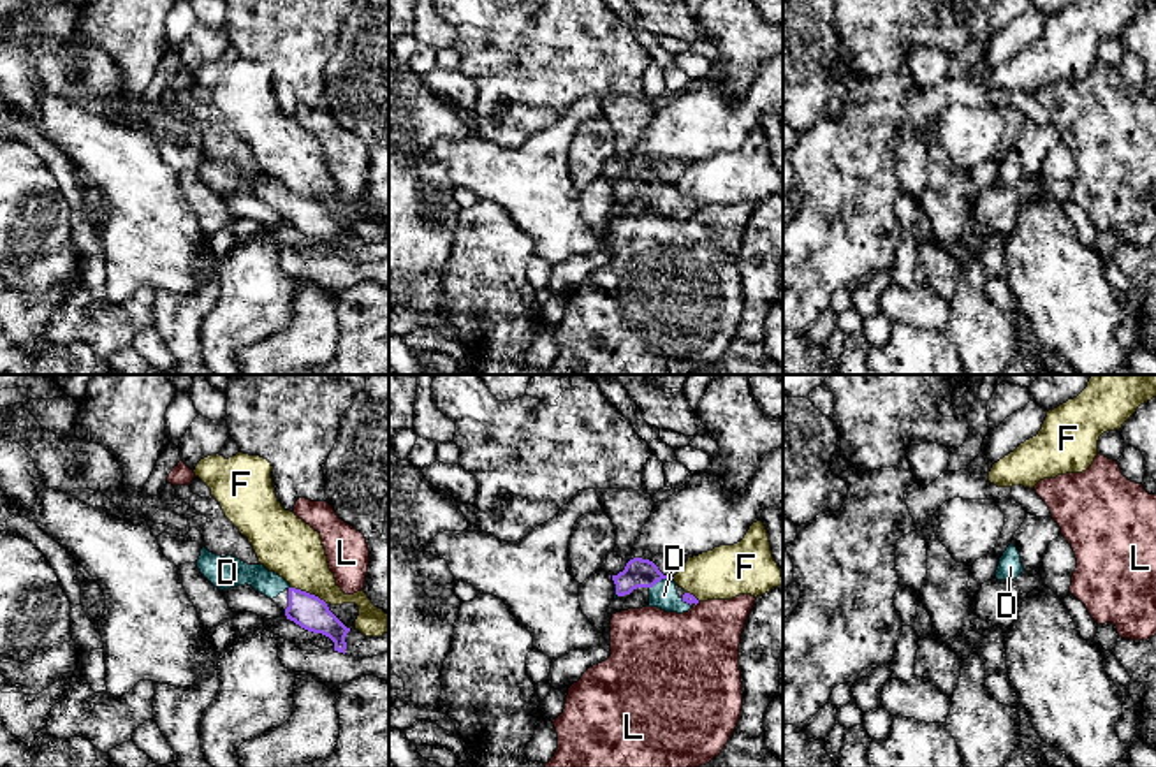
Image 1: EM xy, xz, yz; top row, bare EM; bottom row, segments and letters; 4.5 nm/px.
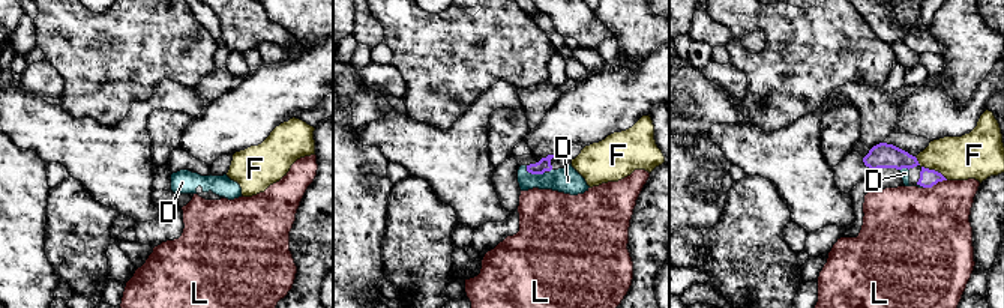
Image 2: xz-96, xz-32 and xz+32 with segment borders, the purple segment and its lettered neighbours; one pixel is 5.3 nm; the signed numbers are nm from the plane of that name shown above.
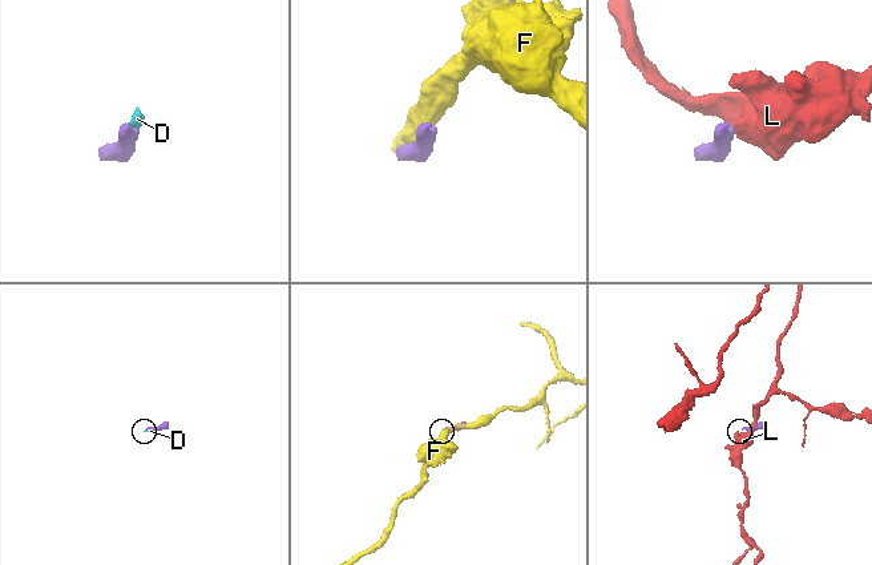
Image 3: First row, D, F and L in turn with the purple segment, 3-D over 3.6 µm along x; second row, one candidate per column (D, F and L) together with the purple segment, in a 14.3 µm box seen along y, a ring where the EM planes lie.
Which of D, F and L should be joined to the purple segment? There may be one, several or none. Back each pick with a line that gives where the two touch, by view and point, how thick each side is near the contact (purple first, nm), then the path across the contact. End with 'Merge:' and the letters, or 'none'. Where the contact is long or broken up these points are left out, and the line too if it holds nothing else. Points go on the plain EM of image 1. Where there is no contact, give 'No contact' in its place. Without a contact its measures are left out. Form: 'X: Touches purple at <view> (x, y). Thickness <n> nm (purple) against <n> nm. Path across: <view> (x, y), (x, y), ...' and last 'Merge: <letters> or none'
D: Touches purple at xz (660, 185). Thickness 130 nm (purple) against 130 nm. Path across: xz (639, 178), (660, 185), (664, 201)
Merge: D

